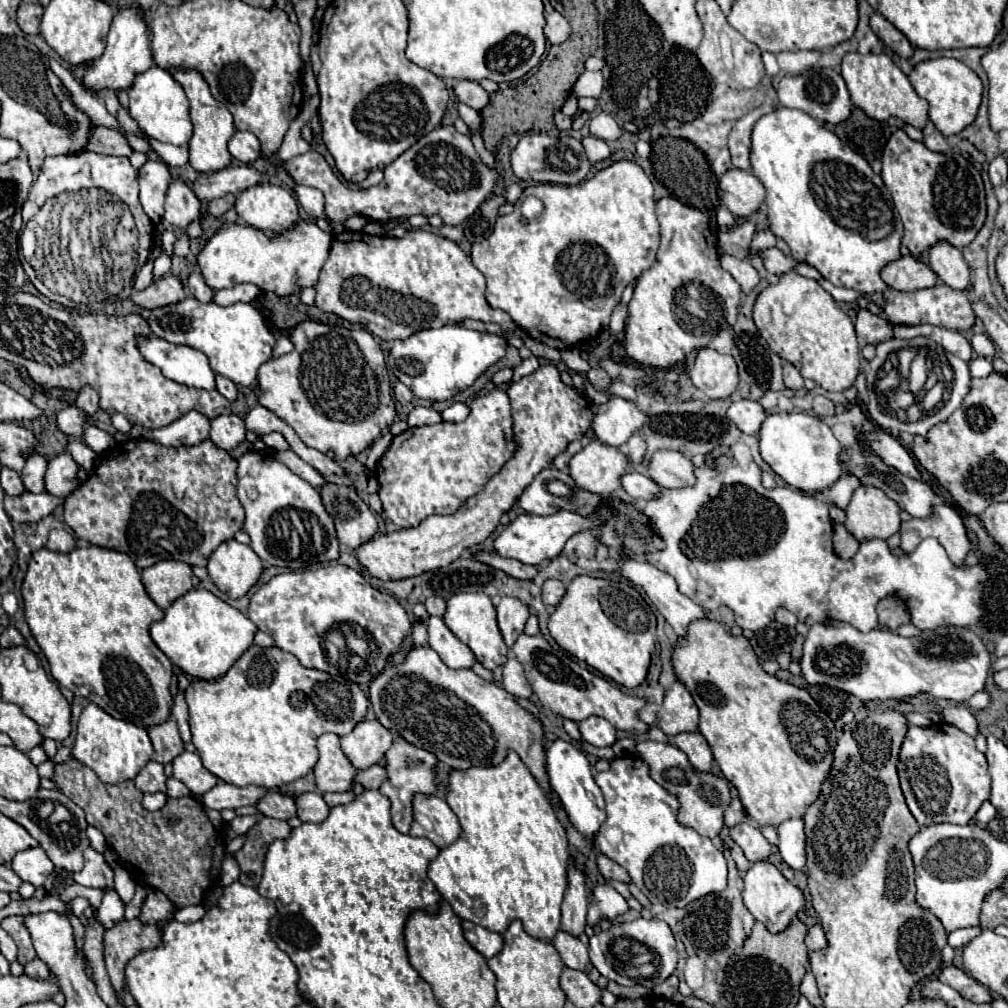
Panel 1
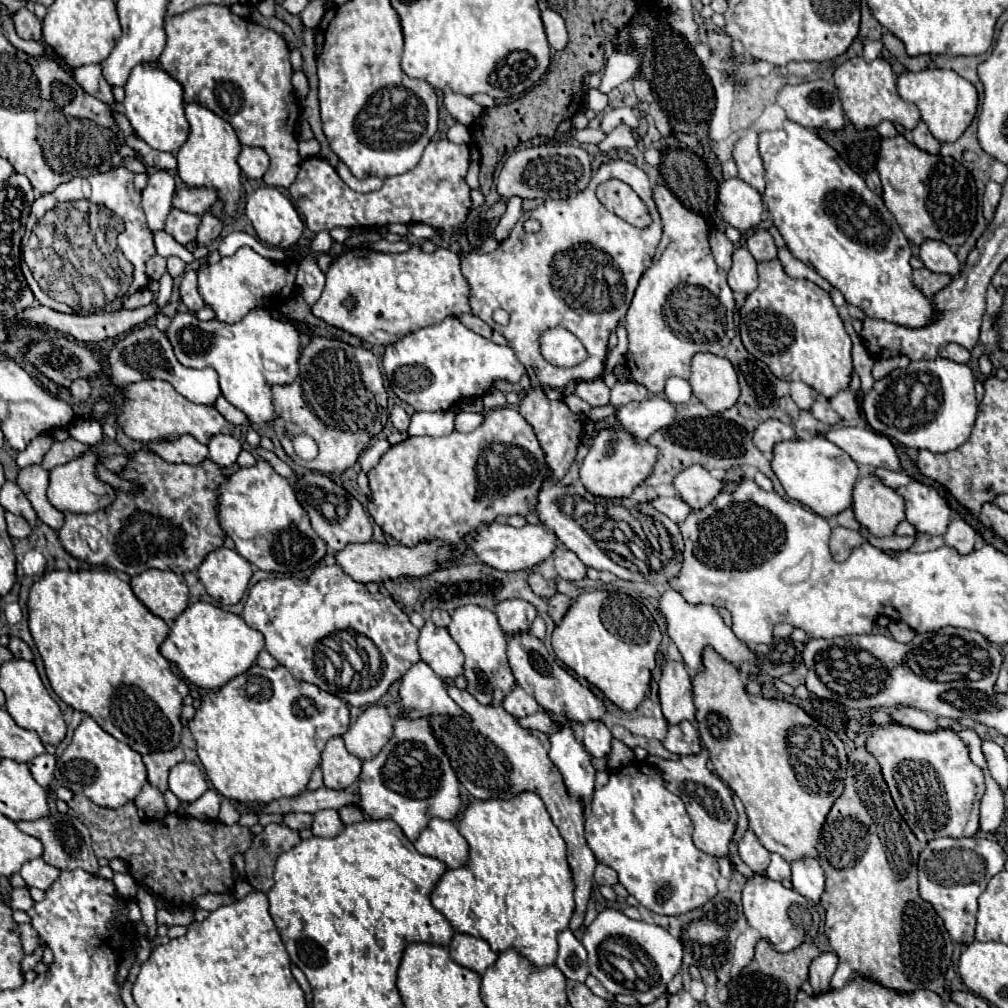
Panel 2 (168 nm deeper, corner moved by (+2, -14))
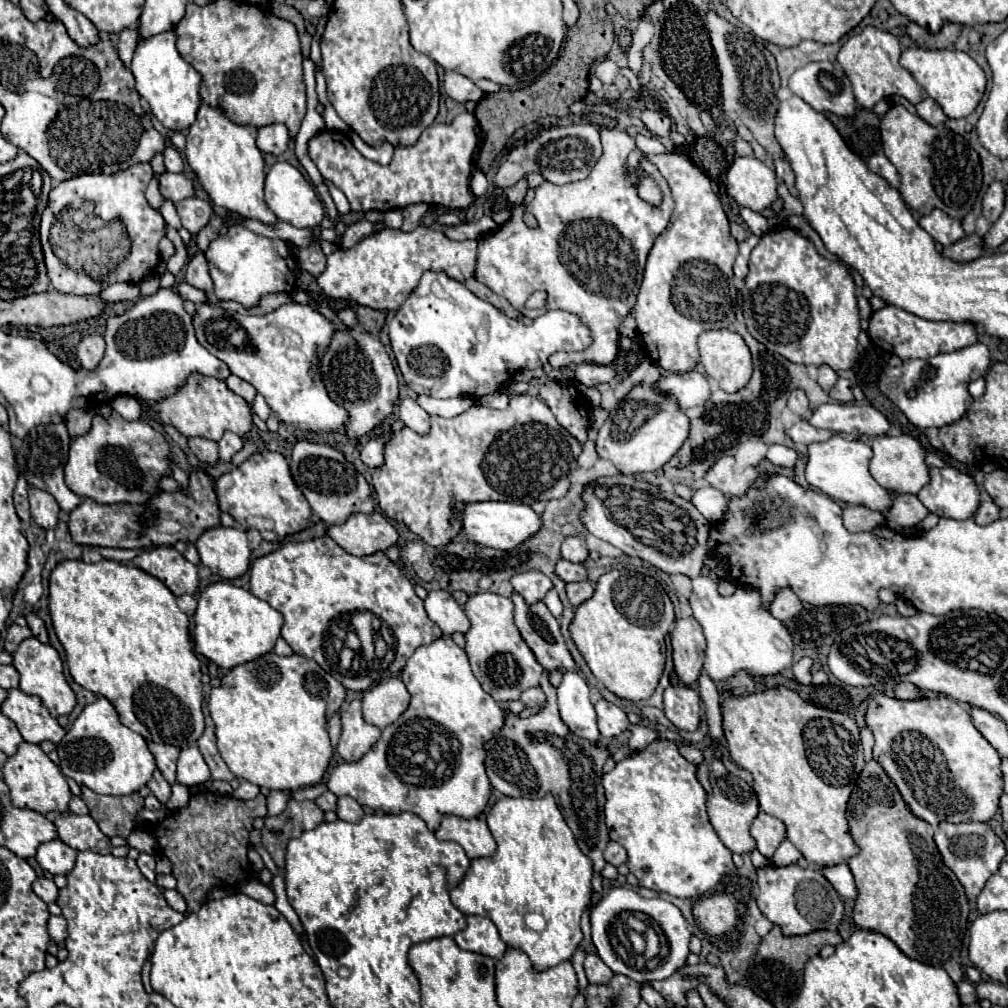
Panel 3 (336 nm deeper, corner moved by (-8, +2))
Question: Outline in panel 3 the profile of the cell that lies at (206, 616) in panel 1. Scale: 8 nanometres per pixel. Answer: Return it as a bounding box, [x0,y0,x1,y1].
[193,582,283,668]

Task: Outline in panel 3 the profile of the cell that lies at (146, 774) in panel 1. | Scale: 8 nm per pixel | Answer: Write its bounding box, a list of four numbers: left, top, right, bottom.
[147,770,171,802]

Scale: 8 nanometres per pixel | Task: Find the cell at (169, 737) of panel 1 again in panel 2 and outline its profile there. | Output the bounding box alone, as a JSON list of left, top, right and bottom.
[143,748,185,794]

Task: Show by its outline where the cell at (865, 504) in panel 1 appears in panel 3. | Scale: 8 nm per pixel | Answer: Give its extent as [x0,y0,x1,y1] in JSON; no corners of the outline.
[871,436,929,494]

